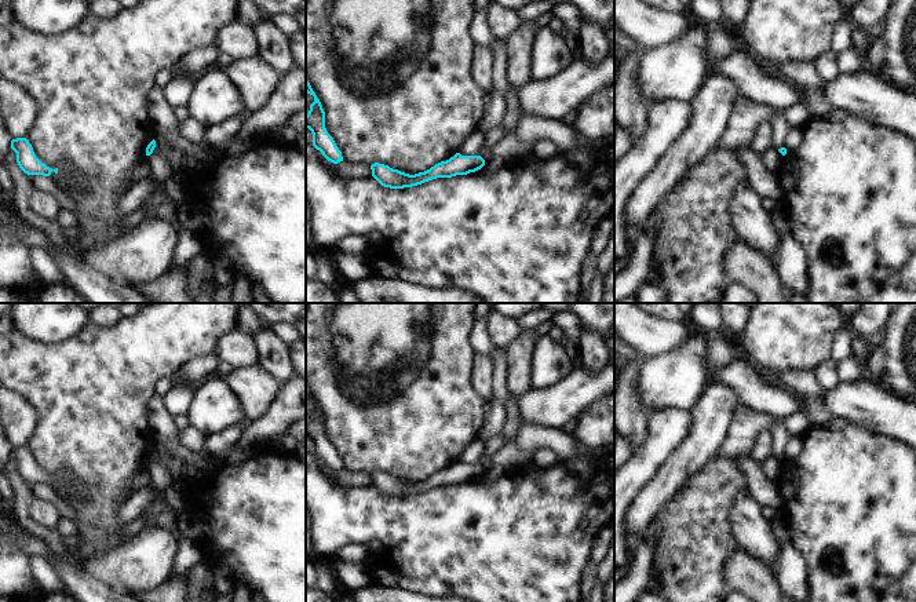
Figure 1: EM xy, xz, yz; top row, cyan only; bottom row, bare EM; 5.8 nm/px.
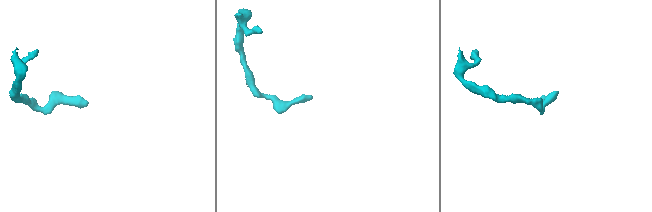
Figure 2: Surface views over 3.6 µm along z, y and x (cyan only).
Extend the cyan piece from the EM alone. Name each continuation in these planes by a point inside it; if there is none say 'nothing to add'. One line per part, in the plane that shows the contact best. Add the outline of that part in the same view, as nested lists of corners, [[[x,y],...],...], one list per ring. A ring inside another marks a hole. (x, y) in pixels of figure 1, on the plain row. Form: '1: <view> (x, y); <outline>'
nothing to add

